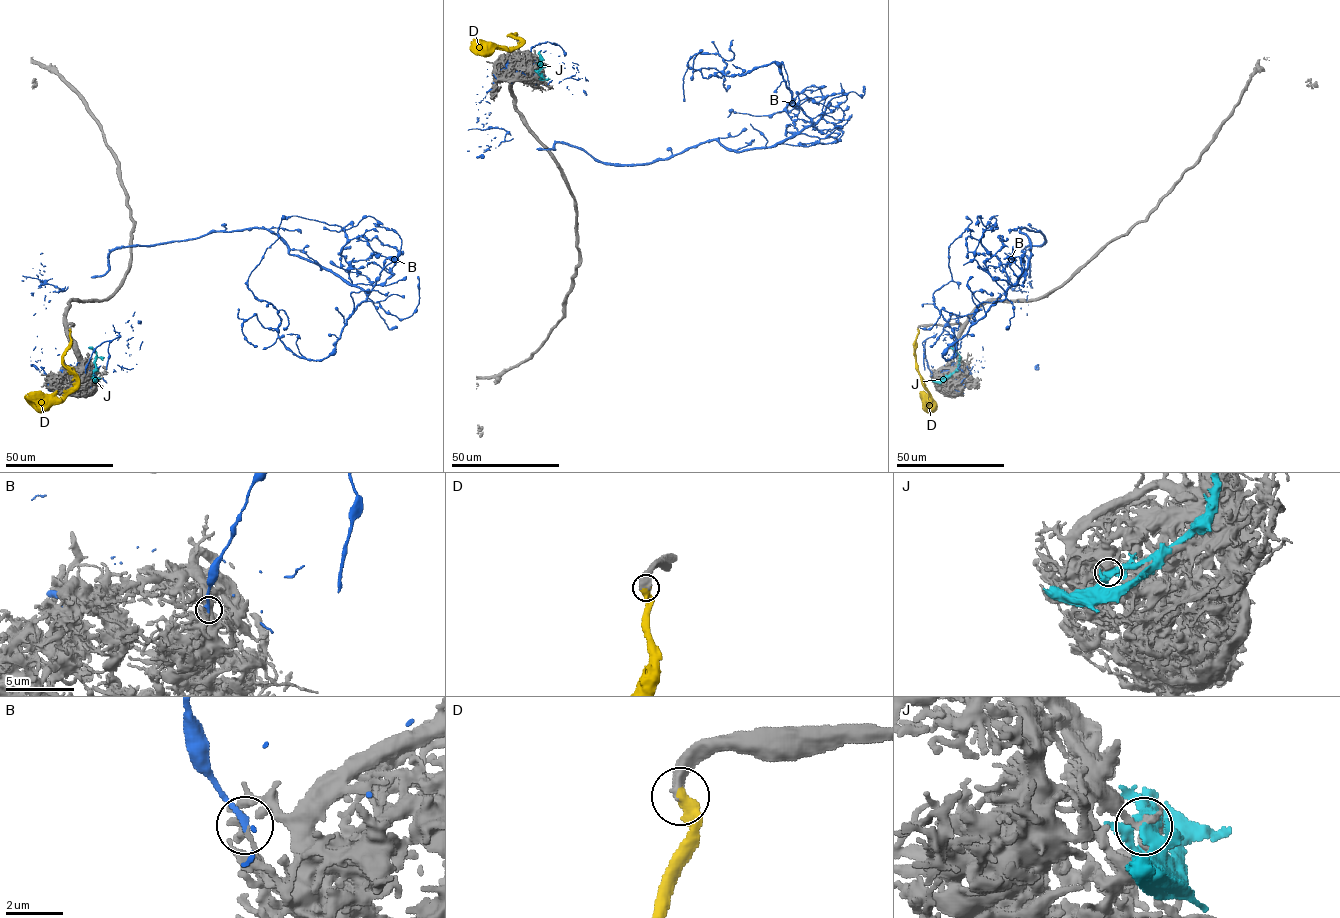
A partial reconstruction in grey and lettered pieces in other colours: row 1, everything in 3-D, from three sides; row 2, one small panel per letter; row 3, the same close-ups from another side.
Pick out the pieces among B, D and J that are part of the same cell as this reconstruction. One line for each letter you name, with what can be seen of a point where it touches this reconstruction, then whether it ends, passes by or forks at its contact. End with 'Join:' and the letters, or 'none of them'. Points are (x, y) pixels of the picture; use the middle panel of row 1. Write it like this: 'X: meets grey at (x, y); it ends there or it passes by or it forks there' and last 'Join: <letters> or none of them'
D: meets grey at (515, 37); it ends there
Join: D

